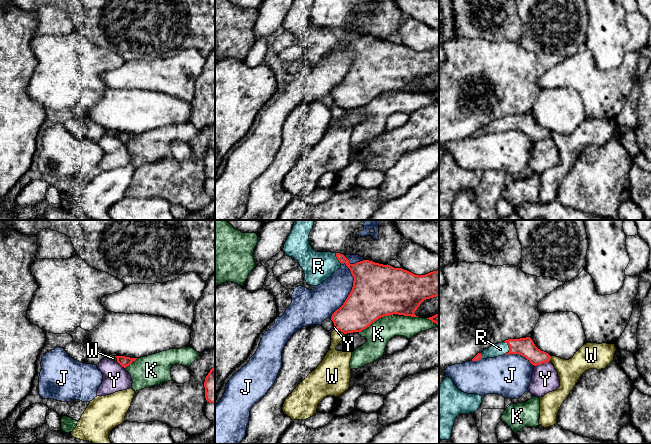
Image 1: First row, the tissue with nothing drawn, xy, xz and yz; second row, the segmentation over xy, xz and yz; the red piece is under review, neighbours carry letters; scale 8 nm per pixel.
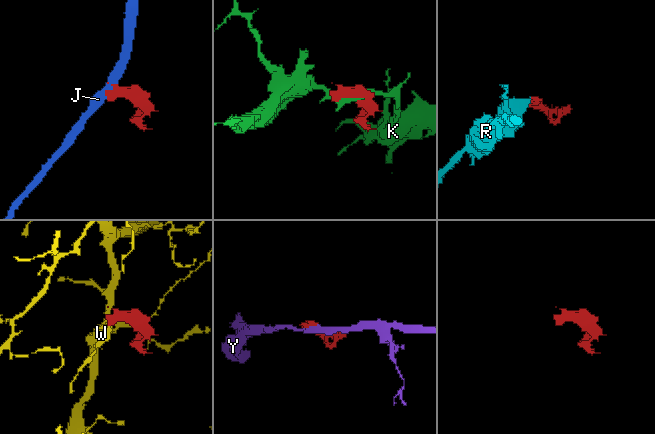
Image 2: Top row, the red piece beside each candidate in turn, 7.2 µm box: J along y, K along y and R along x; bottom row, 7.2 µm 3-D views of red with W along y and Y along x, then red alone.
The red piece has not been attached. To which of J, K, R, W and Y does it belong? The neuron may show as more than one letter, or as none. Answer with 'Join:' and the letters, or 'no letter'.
Join: R

